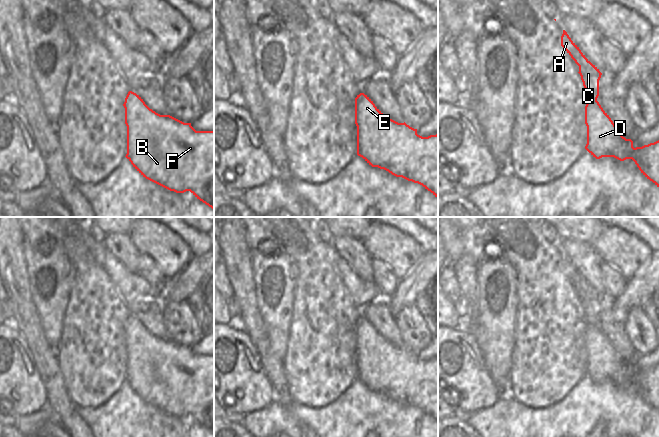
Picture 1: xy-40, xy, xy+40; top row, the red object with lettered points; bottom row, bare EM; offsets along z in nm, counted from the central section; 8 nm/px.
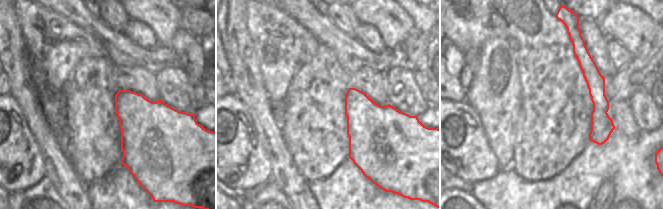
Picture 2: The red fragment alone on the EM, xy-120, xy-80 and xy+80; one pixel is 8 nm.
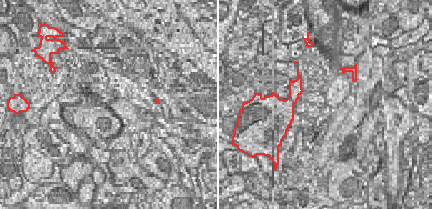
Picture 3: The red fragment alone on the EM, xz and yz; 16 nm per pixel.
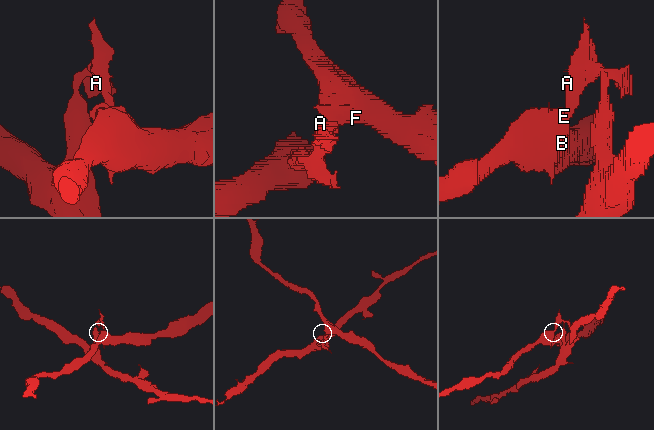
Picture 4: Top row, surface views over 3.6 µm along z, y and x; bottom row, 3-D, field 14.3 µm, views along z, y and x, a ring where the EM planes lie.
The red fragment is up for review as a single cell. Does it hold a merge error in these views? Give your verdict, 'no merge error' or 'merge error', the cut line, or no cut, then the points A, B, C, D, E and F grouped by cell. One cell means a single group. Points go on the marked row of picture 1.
merge error; cut xy+40 (589, 100), (596, 101); groups A C / B D E F

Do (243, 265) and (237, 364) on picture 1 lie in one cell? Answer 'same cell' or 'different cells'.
different cells

